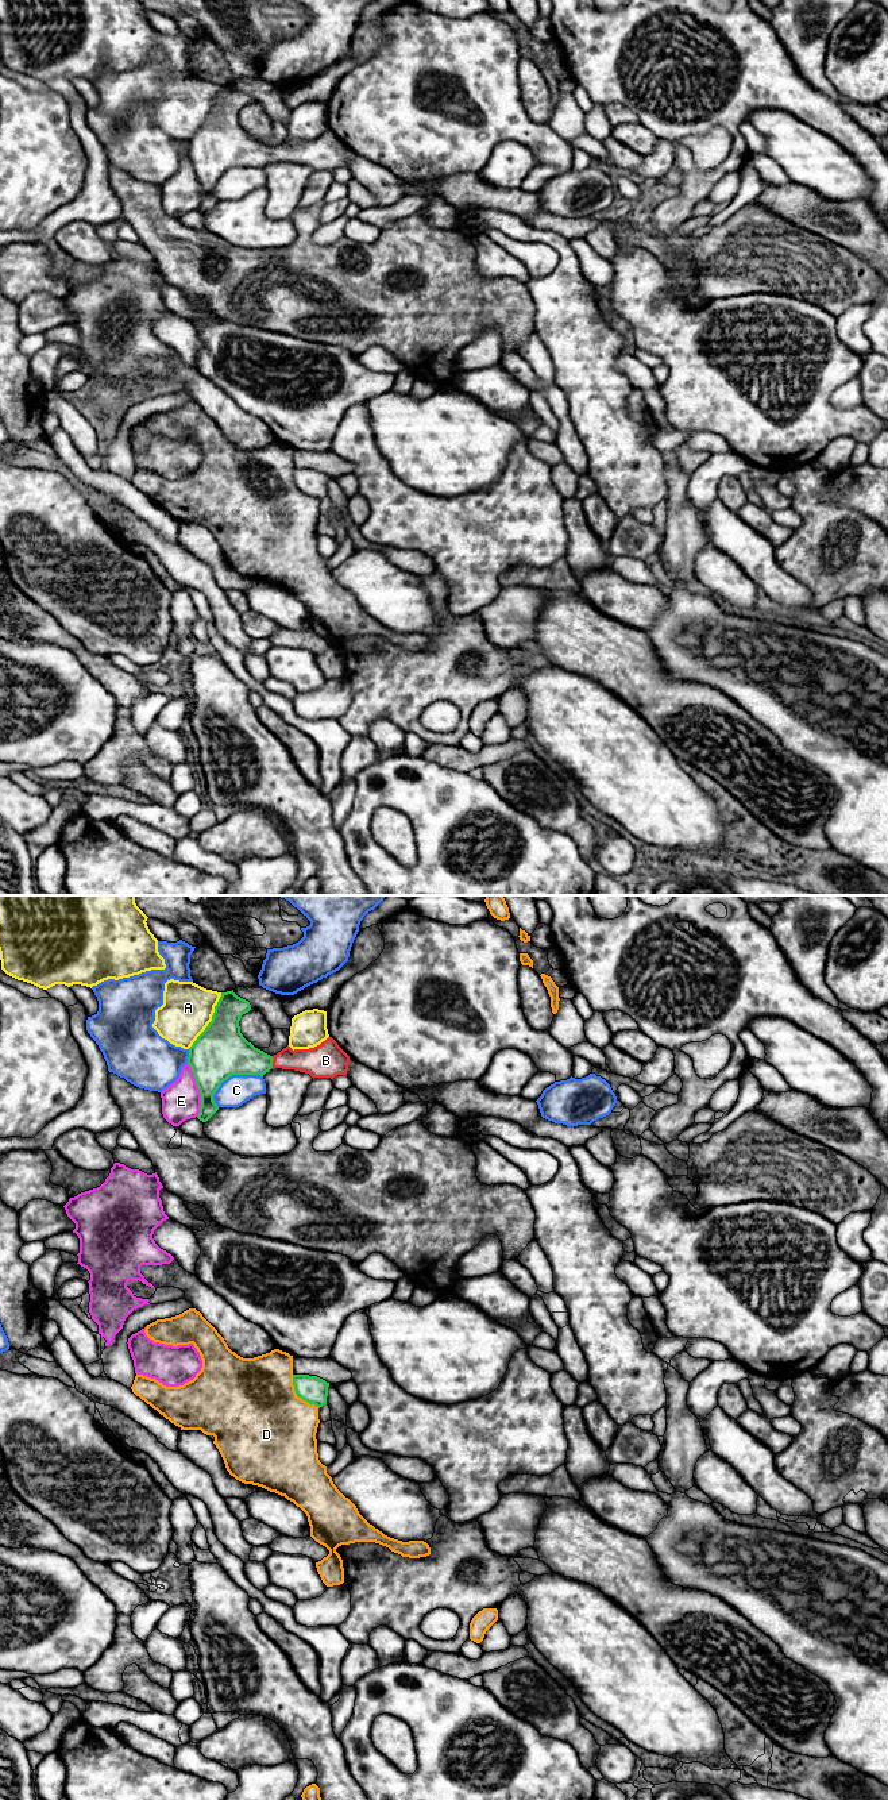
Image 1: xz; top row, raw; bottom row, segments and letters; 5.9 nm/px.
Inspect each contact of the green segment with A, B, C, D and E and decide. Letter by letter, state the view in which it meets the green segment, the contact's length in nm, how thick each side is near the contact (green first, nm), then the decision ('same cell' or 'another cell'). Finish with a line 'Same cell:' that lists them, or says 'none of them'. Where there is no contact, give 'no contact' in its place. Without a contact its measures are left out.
A: contact in xz; length 400 nm; calibres 320 and 300 nm; another cell
B: contact in xz; length 70 nm; calibres 240 and 160 nm; same cell
C: contact in xz; length 340 nm; calibres 320 and 180 nm; another cell
D: contact in xz; length 260 nm; calibres 160 and 500 nm; another cell
E: contact in xz; length 340 nm; calibres 320 and 240 nm; another cell
Same cell: B

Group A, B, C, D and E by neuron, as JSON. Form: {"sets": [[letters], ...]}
{"sets": [["A"], ["B"], ["C"], ["D"], ["E"]]}

